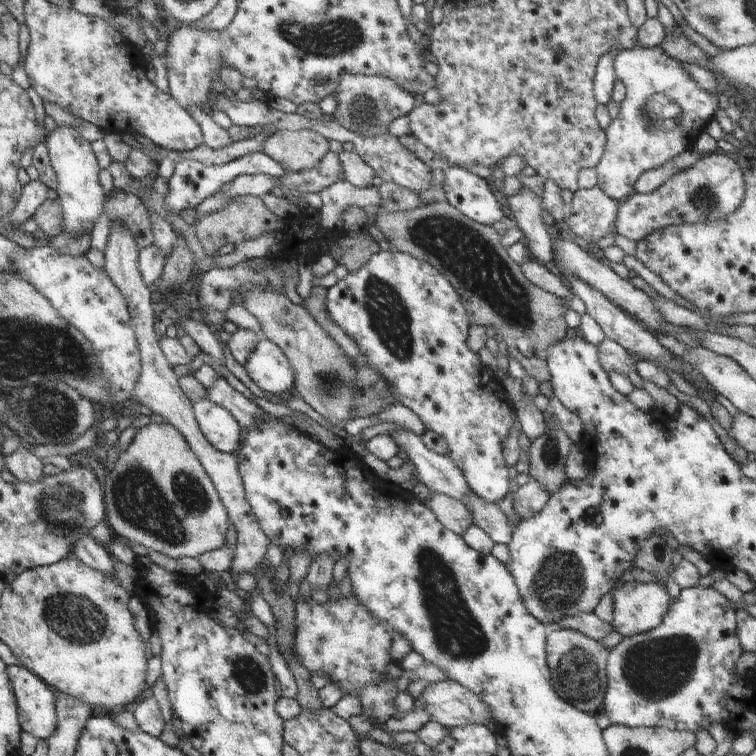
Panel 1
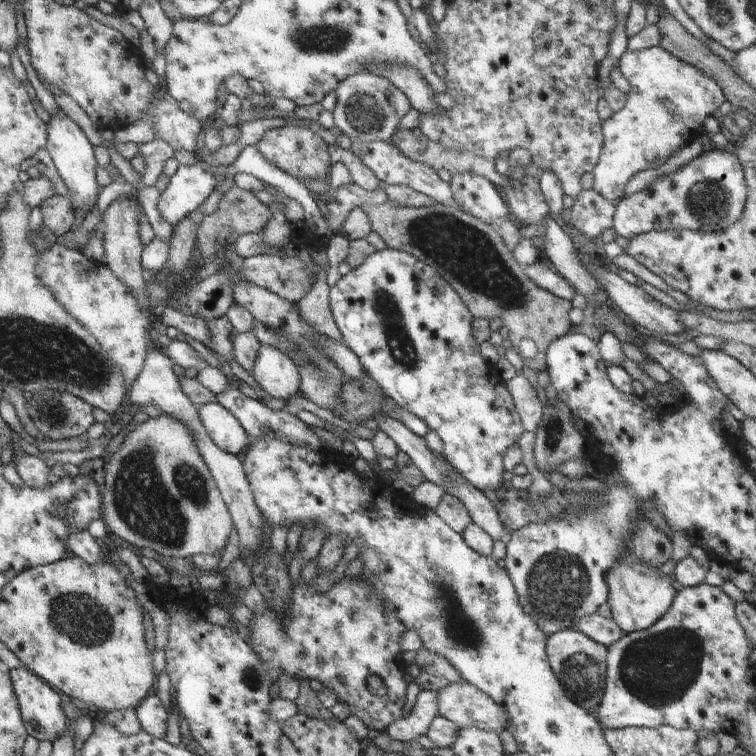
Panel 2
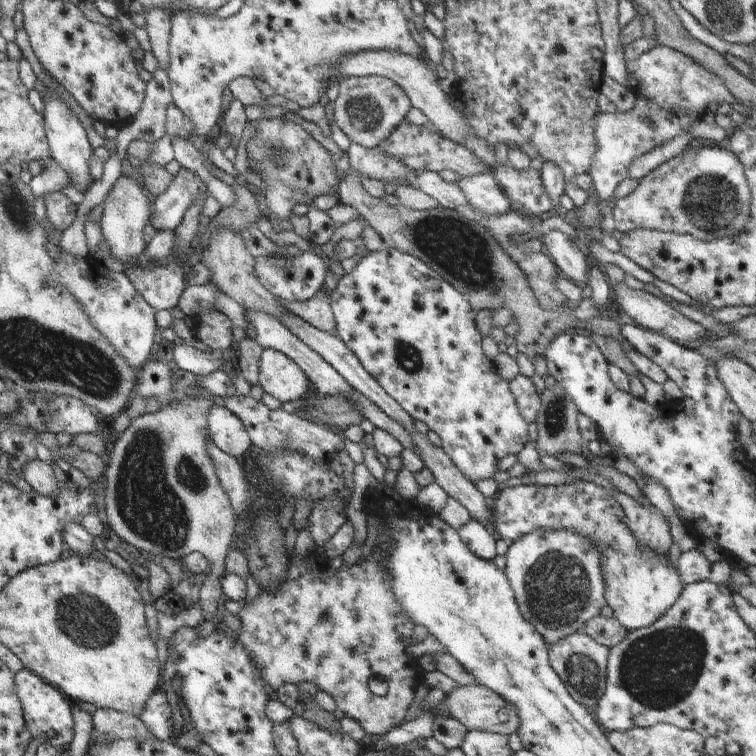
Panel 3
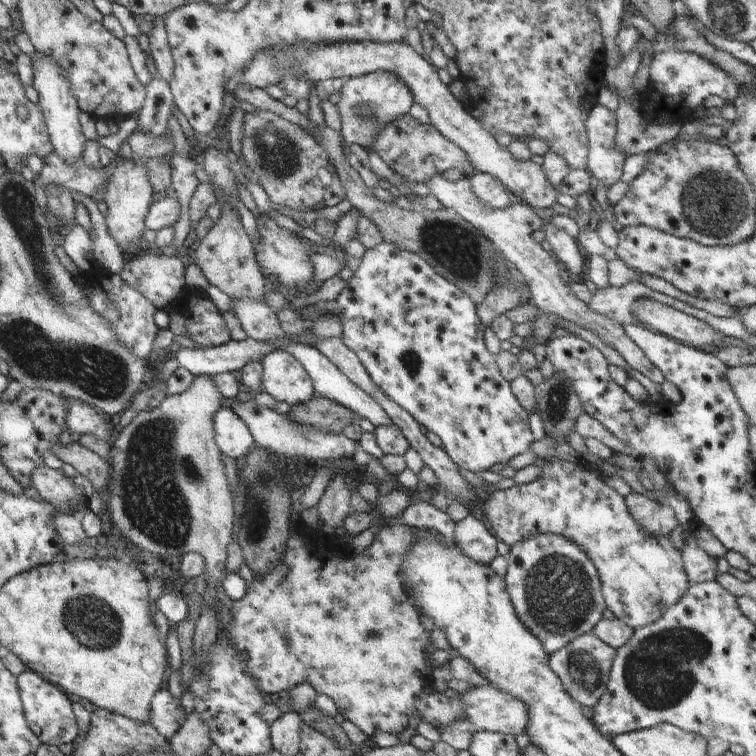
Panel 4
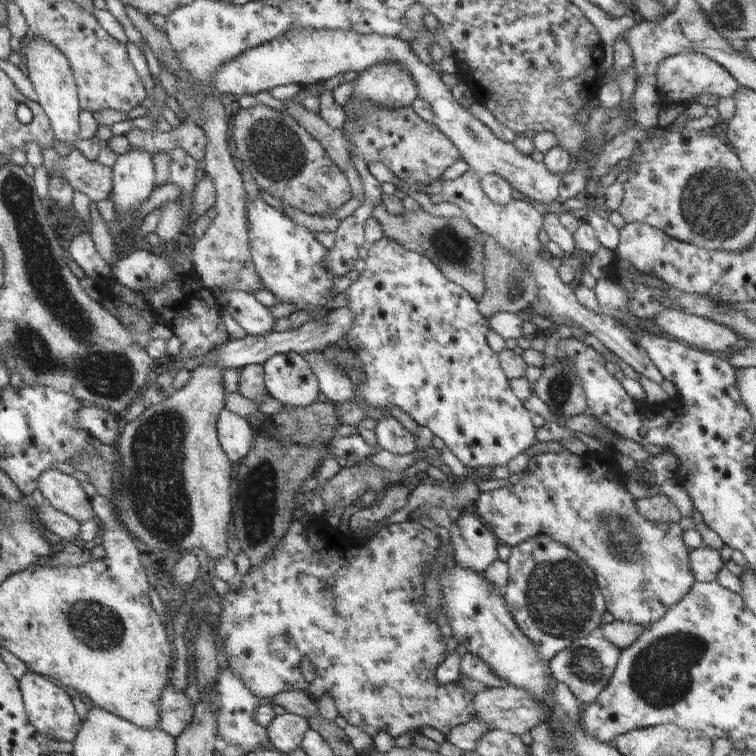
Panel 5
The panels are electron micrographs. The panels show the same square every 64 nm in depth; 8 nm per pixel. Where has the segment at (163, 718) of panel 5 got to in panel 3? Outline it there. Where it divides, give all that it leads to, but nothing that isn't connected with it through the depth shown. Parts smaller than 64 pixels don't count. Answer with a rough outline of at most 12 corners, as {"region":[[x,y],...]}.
{"region":[[162,689],[138,716],[160,741],[173,736],[171,710]]}

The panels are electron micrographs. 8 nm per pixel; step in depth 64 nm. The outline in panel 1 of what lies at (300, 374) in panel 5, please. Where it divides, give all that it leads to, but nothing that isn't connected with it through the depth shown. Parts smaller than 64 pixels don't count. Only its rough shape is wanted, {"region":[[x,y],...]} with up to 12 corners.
{"region":[[261,337],[242,366],[264,393],[292,394],[282,350]]}

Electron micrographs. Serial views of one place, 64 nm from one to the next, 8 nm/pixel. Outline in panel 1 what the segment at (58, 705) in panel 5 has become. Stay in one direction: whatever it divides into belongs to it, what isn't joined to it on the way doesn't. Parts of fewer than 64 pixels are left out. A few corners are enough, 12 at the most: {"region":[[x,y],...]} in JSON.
{"region":[[22,664],[7,666],[20,728],[48,740],[51,689]]}

